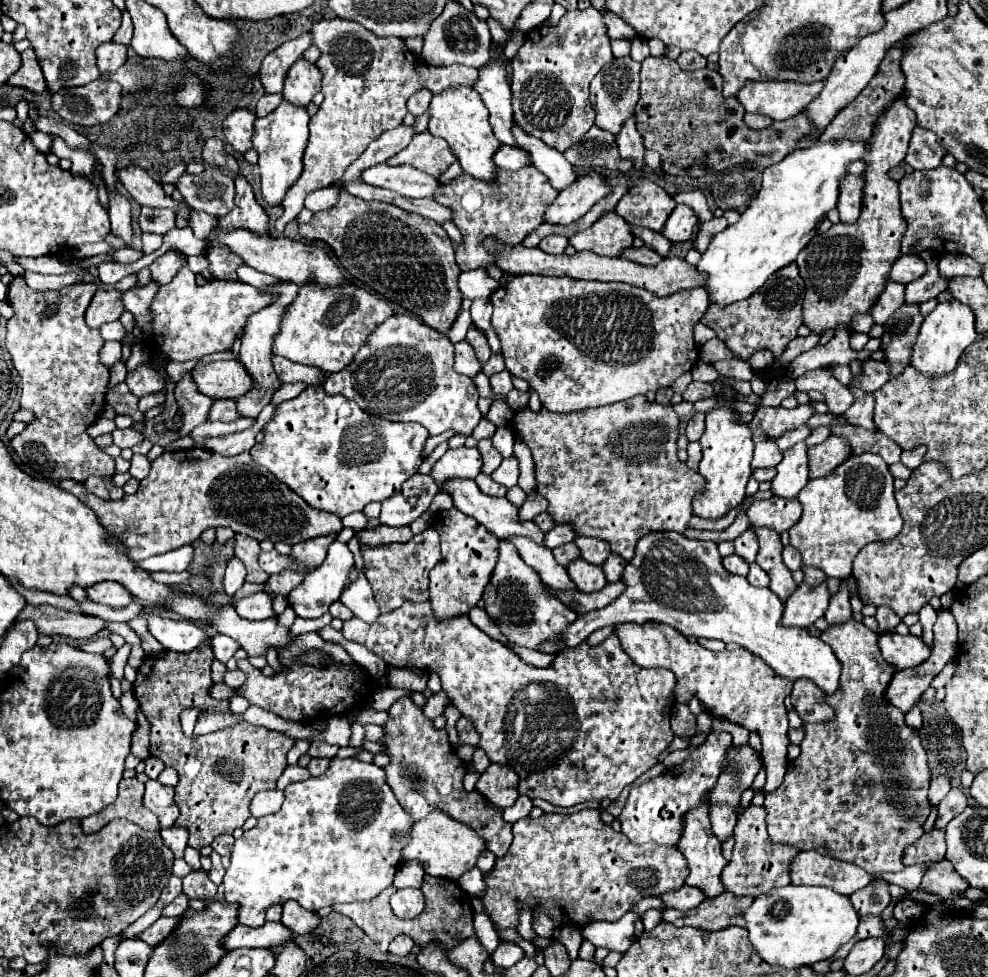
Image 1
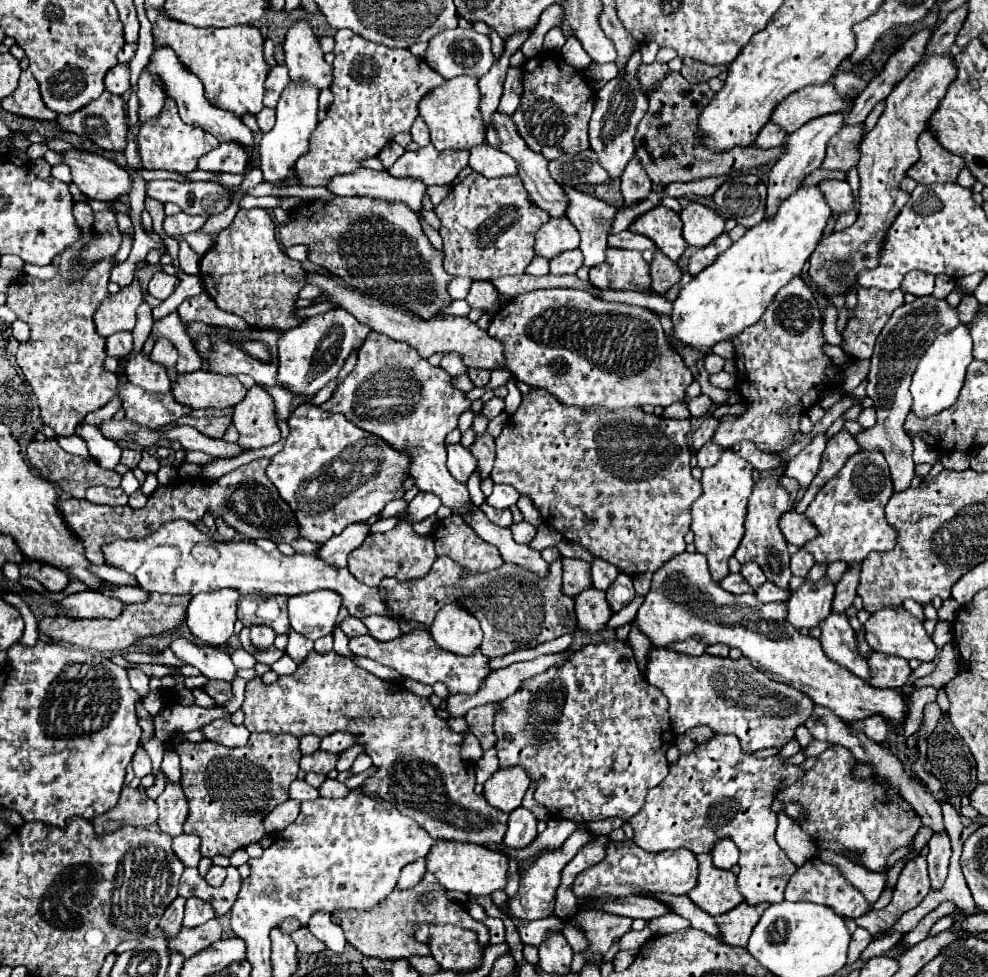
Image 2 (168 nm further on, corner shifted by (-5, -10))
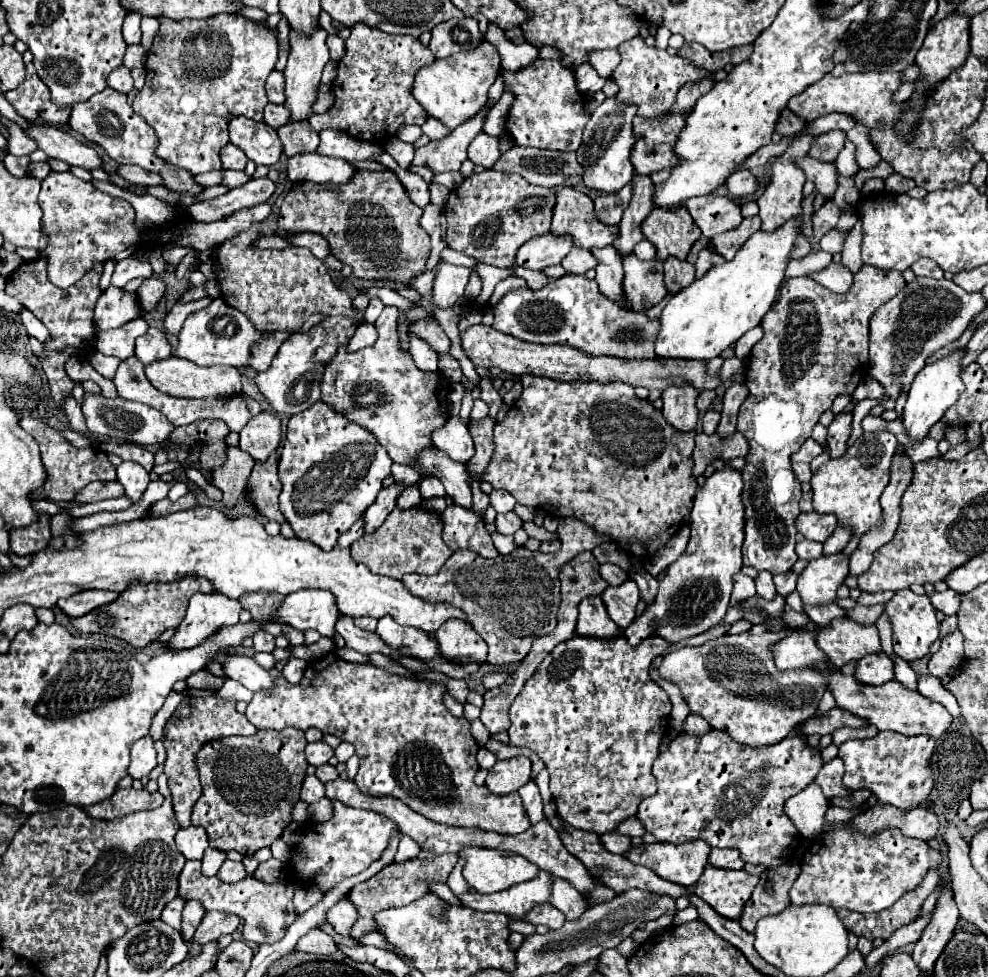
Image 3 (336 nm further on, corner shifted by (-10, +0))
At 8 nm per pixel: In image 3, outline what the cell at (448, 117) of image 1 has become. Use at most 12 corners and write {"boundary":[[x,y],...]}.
{"boundary":[[489,42],[435,60],[413,96],[447,130],[485,106],[501,58]]}

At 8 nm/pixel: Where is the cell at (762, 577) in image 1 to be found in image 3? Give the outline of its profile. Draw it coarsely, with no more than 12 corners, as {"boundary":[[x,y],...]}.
{"boundary":[[793,570],[773,576],[779,594],[795,592],[797,574]]}

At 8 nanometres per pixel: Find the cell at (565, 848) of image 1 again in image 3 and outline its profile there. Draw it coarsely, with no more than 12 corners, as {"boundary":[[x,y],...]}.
{"boundary":[[631,846],[623,856],[669,882],[701,878],[711,846]]}

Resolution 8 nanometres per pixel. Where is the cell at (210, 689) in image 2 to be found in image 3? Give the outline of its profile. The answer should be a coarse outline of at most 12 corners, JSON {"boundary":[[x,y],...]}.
{"boundary":[[197,670],[185,682],[195,690],[219,690],[225,678]]}

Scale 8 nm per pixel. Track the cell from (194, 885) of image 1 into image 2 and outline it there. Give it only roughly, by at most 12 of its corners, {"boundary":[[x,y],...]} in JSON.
{"boundary":[[186,900],[184,926],[196,928],[214,918],[210,904]]}

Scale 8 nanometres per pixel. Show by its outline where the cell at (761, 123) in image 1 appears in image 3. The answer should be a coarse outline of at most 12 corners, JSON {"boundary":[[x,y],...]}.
{"boundary":[[783,110],[775,132],[795,136],[805,120],[791,110]]}

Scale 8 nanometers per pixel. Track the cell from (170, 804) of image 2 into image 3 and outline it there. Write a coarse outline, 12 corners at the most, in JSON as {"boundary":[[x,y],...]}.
{"boundary":[[193,698],[187,720],[165,726],[165,774],[181,828],[201,796],[195,754],[257,728],[233,700]]}

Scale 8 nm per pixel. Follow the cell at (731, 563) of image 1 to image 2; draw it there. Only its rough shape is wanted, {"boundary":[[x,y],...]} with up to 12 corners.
{"boundary":[[730,574],[720,582],[730,594],[752,590],[740,574]]}

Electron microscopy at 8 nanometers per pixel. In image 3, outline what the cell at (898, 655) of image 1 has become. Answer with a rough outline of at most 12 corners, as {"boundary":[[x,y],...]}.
{"boundary":[[885,652],[867,654],[855,674],[877,686],[893,680],[895,664]]}

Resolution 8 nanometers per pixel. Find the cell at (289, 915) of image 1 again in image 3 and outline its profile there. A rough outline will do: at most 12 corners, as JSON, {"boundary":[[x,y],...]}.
{"boundary":[[313,928],[297,942],[297,950],[331,956],[337,946],[329,934]]}

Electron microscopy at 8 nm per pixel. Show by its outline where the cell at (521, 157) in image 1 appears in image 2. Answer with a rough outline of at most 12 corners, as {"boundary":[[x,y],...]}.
{"boundary":[[480,144],[468,166],[486,178],[516,176],[510,156]]}

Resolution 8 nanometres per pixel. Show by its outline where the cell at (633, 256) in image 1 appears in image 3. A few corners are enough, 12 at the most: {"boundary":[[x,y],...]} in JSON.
{"boundary":[[665,260],[665,286],[677,292],[695,280],[687,260]]}

